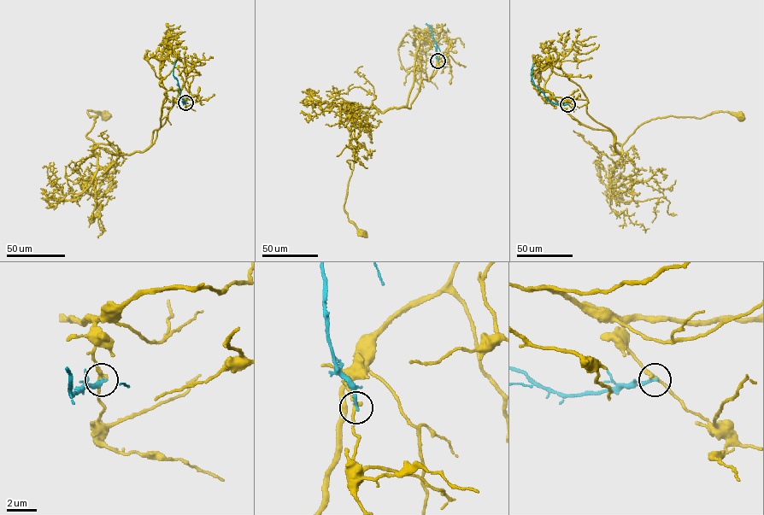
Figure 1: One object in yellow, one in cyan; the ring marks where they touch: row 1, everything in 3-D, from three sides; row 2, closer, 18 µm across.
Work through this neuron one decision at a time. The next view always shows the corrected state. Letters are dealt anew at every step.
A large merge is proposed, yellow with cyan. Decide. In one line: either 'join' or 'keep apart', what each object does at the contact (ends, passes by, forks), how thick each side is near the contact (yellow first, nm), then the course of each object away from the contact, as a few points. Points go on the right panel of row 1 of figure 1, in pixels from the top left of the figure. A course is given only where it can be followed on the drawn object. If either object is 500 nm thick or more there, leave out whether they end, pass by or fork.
keep apart; yellow passes by; cyan ends; calibres 240 and 220 nm; course yellow (567, 104), (586, 100), (587, 114), (615, 137), (614, 155), (615, 143), (652, 119), (740, 116); course cyan (567, 104), (550, 102), (534, 84), (531, 74), (533, 64)

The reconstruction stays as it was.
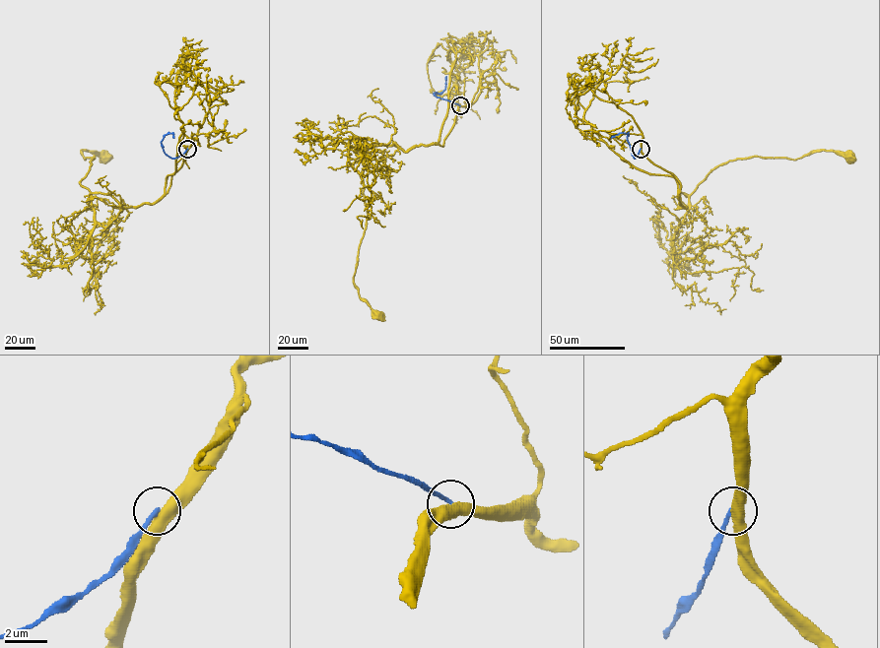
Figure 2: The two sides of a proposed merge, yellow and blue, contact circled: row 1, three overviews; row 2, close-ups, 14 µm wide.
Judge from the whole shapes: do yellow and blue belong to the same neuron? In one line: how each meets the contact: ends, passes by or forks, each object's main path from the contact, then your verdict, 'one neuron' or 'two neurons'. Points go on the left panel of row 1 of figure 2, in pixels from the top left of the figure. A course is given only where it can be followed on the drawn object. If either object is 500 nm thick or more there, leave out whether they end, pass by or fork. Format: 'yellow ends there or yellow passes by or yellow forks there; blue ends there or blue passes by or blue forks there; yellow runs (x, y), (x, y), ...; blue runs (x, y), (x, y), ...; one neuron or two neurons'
yellow passes by; blue ends there; yellow runs (187, 148), (166, 193), (122, 209), (80, 183), (95, 158), (85, 160), (81, 152), (105, 157); blue runs (187, 148), (177, 157), (169, 157), (161, 141), (172, 132), (173, 138); two neurons

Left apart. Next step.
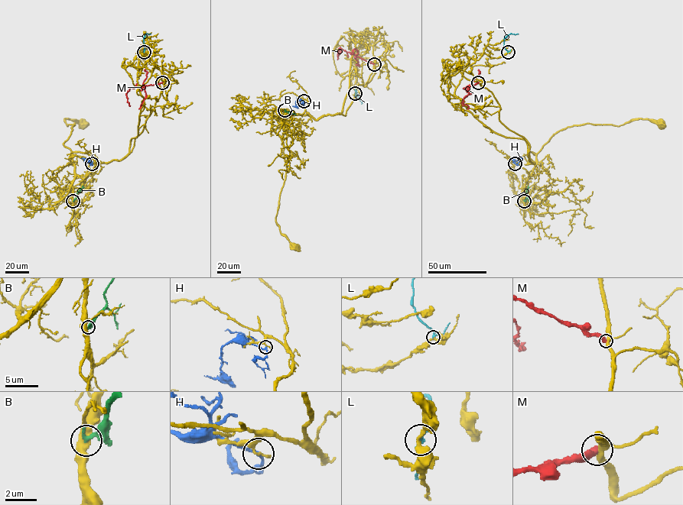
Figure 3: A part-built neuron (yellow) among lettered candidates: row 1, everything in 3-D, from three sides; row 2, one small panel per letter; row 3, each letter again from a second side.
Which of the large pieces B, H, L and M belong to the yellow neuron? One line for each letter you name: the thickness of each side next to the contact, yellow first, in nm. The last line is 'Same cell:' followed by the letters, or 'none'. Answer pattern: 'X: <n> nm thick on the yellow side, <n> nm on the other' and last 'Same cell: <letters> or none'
Same cell: none

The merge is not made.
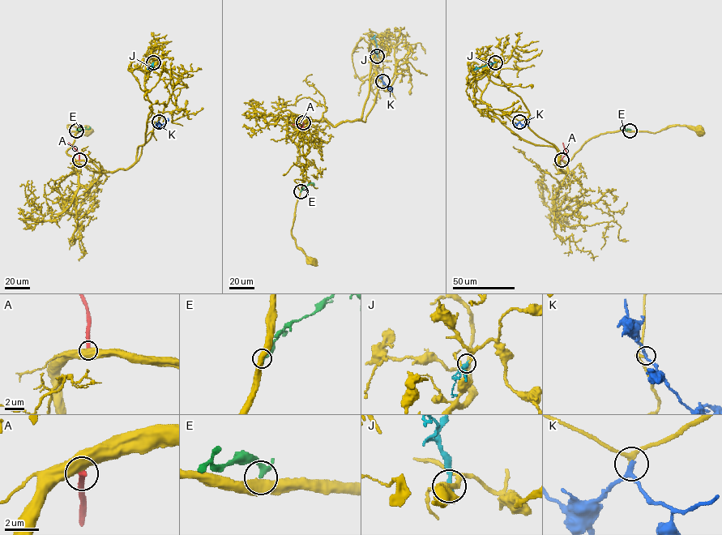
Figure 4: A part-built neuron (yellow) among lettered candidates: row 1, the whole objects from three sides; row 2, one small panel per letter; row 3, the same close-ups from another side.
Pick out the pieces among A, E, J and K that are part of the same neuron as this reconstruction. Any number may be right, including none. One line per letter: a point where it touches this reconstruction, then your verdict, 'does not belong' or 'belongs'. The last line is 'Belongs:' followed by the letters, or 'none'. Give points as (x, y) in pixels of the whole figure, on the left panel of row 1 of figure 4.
A: meets yellow at (79, 160); does not belong
E: meets yellow at (76, 130); does not belong
J: meets yellow at (153, 62); does not belong
K: meets yellow at (159, 121); belongs
Belongs: K

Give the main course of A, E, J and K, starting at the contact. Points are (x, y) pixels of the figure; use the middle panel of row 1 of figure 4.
A: (303, 122), (302, 127), (292, 124)
E: (301, 191), (310, 182), (314, 186)
J: (377, 57), (374, 36), (370, 39)
K: (382, 81), (392, 92)

